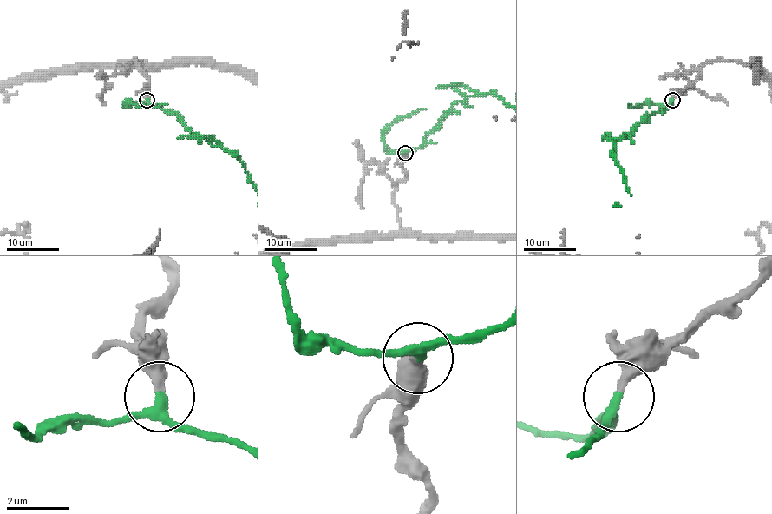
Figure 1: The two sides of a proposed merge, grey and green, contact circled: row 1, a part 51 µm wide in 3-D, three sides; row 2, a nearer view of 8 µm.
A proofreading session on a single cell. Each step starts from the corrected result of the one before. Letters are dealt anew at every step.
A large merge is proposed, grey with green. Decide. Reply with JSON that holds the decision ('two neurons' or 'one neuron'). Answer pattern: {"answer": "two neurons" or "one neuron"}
{"answer": "one neuron"}

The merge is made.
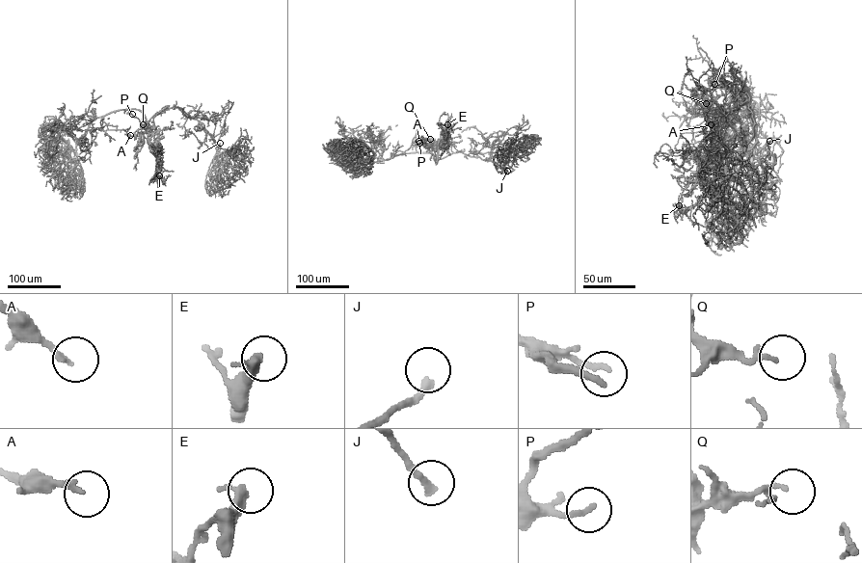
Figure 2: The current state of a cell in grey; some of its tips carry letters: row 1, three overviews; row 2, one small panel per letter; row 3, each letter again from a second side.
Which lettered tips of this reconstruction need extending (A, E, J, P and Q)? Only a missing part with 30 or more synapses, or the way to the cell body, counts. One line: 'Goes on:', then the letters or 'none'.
Goes on: A, E, J

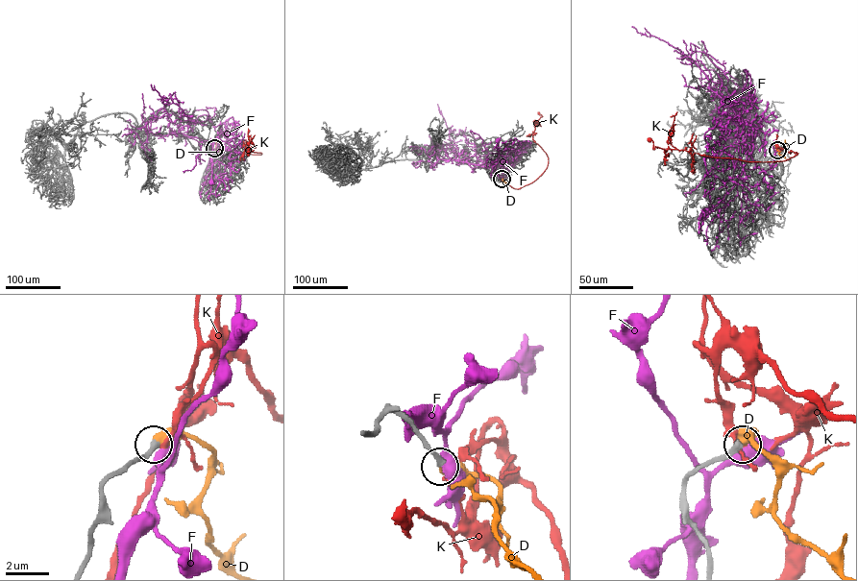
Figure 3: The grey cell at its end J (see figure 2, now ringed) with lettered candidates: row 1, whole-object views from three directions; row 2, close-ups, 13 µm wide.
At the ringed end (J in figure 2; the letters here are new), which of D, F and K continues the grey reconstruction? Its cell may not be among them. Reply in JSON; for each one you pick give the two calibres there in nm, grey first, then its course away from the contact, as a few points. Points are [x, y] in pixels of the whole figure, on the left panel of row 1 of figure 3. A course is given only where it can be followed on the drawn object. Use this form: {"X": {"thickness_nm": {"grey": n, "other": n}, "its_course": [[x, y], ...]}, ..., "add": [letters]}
{"D": {"thickness_nm": {"grey": 280, "other": 550}}, "add": ["D"]}

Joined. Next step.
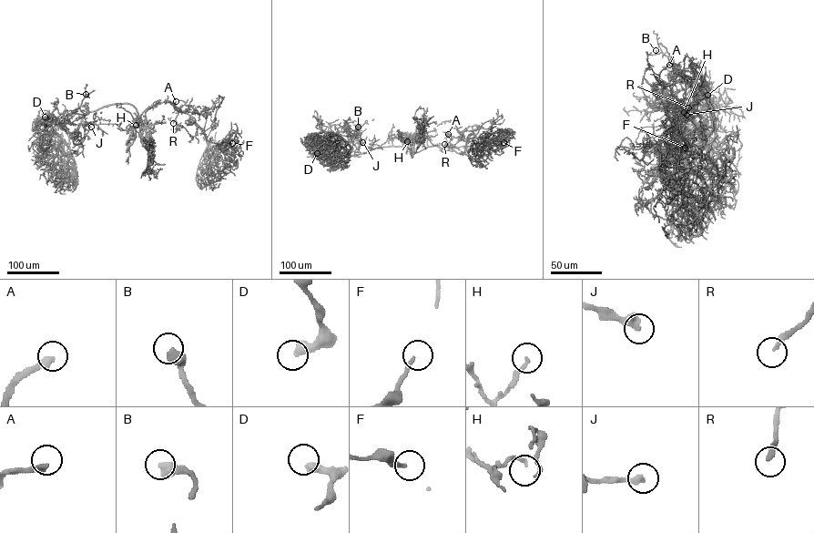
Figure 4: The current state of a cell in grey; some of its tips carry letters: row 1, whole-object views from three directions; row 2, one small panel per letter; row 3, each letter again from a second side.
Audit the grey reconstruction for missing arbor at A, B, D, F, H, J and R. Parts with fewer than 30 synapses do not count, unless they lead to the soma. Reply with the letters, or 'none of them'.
A, J, R

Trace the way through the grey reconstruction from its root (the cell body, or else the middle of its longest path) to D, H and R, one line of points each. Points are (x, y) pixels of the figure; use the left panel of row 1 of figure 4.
D: (137, 114), (129, 104), (104, 106), (89, 111), (71, 132), (58, 120), (50, 120), (45, 117)
H: (137, 114), (138, 118), (141, 115), (137, 120), (139, 124), (136, 125)
R: (137, 114), (138, 118), (148, 107), (169, 101), (177, 107), (173, 123)

